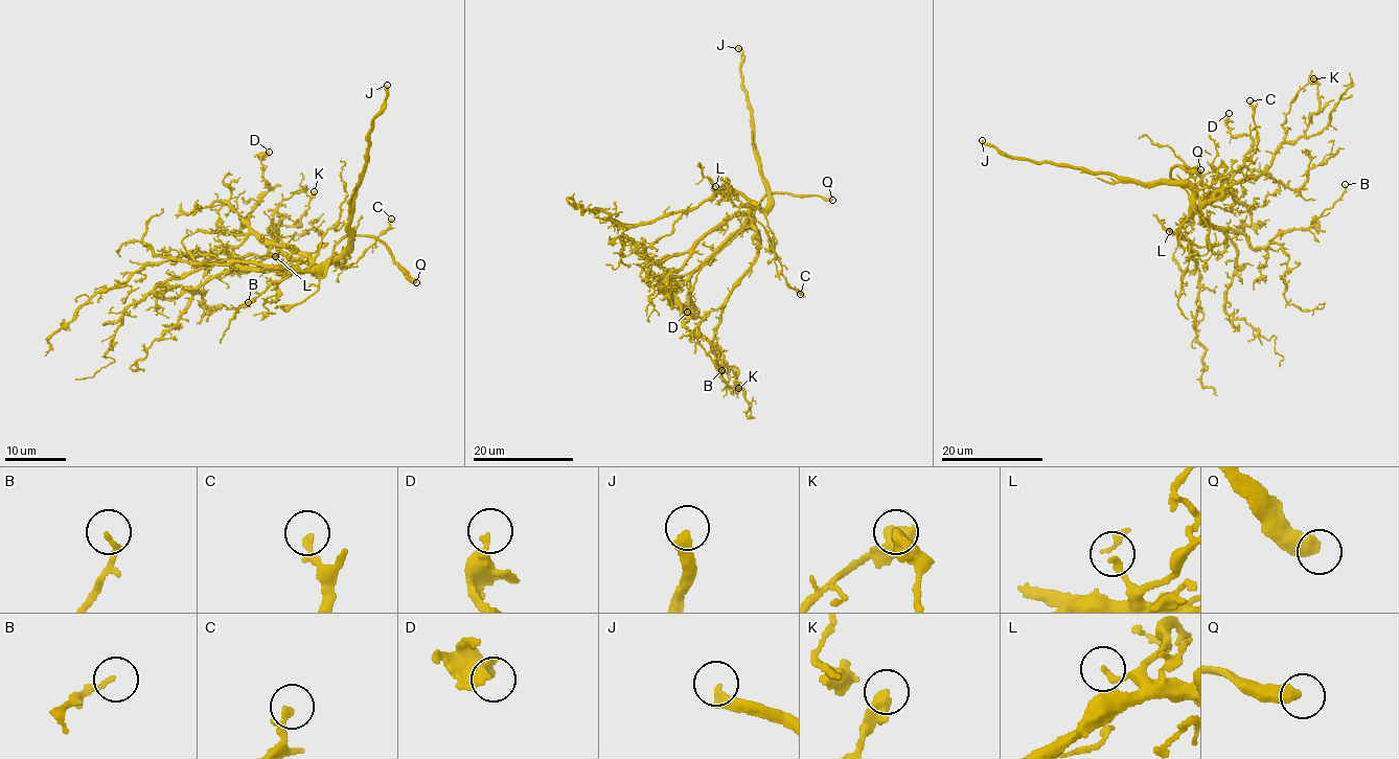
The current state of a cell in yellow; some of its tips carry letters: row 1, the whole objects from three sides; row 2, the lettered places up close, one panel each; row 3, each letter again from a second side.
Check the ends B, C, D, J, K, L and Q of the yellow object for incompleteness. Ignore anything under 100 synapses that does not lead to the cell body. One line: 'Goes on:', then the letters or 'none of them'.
Goes on: Q

